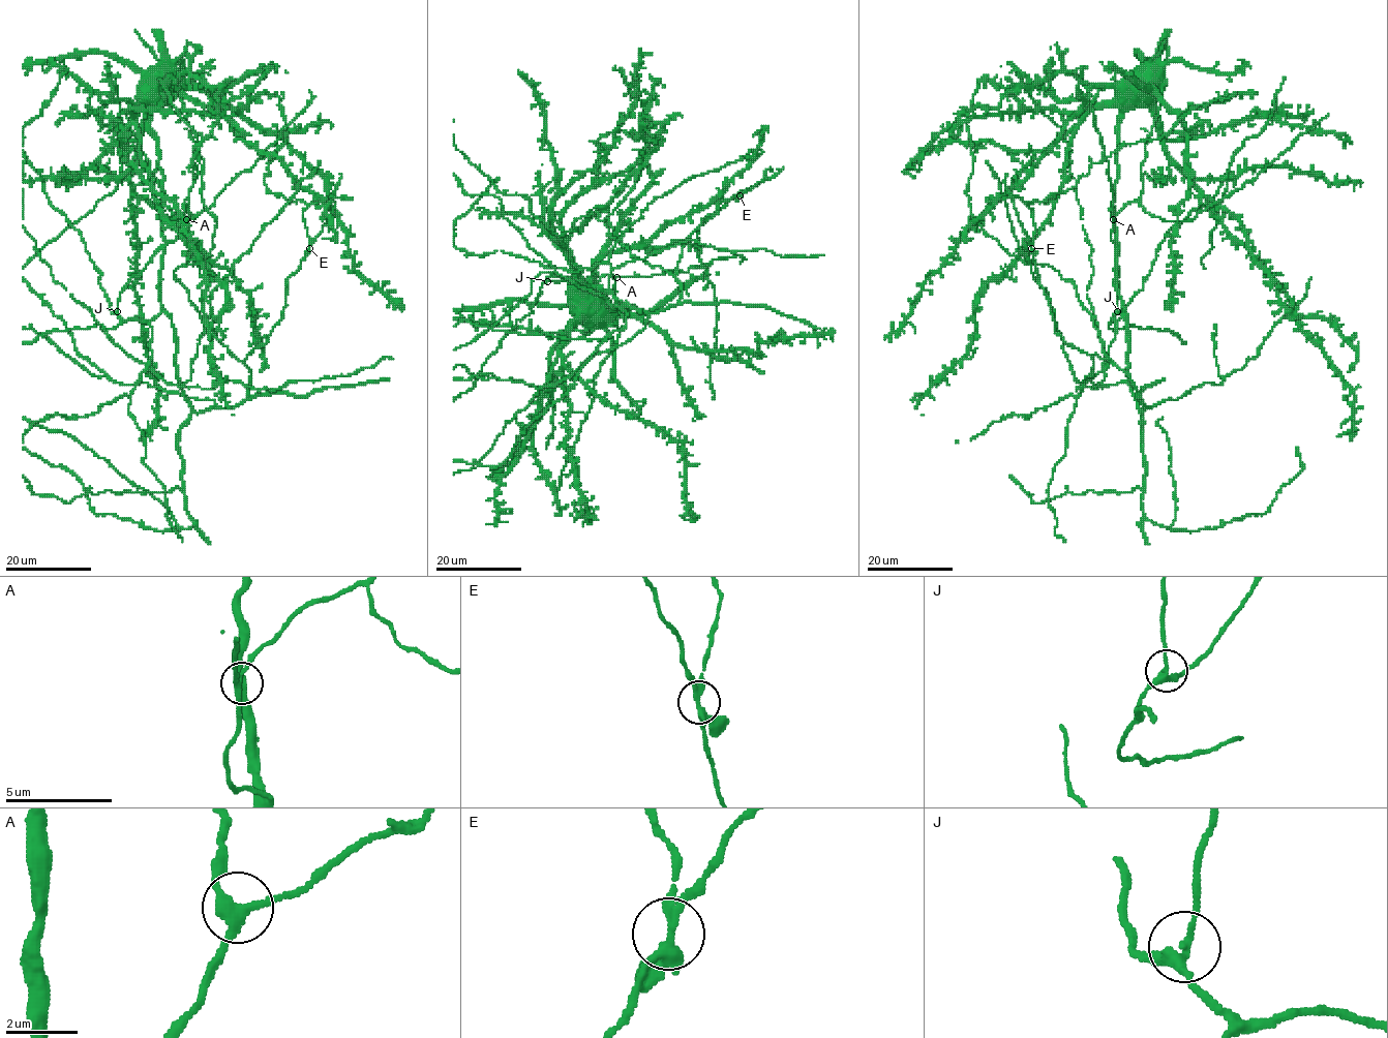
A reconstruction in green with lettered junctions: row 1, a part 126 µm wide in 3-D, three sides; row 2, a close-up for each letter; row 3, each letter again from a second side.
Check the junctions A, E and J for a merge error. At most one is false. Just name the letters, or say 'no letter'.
E

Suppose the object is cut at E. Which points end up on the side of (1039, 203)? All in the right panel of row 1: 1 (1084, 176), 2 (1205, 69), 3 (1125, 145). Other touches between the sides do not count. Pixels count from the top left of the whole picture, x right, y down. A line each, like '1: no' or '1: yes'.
1: yes
2: no
3: yes

